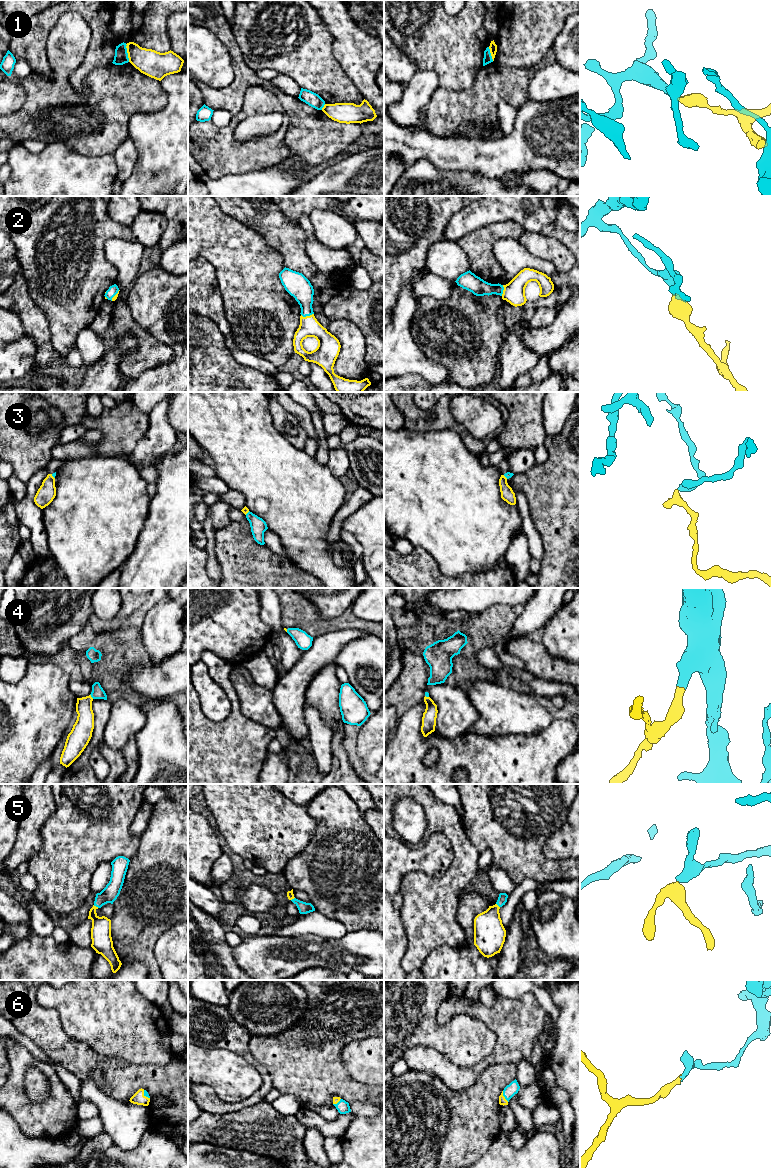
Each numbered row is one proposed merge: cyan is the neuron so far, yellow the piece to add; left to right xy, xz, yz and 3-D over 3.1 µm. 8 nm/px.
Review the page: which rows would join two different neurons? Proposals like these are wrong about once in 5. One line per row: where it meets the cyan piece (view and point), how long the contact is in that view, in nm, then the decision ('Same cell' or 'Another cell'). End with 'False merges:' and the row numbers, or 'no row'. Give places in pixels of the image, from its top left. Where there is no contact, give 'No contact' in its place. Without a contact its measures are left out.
1: Touches cyan at xy (127, 53). Shared border 150 nm. Another cell
2: Touches cyan at xz (307, 315). Shared border 110 nm. Same cell
3: Touches cyan at xy (52, 475). Shared border 50 nm. Same cell
4: Touches cyan at xy (91, 696). Shared border 50 nm. Same cell
5: Touches cyan at xy (96, 906). Shared border 50 nm. Same cell
6: Touches cyan at yz (504, 1096). Shared border 100 nm. Same cell
False merges: 1

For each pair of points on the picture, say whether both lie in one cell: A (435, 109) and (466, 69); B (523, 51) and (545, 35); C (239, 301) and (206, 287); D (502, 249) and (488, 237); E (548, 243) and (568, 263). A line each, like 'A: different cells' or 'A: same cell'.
A: different cells
B: same cell
C: different cells
D: different cells
E: same cell

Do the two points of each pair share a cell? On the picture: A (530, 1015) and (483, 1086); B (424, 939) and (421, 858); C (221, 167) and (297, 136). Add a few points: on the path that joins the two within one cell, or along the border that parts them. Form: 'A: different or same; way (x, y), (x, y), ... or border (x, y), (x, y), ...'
A: different; border (516, 1063), (494, 1063), (488, 1066), (478, 1077)
B: different; border (444, 872), (430, 876), (411, 870), (401, 883)
C: different; border (289, 118), (284, 144), (290, 157), (285, 162)

